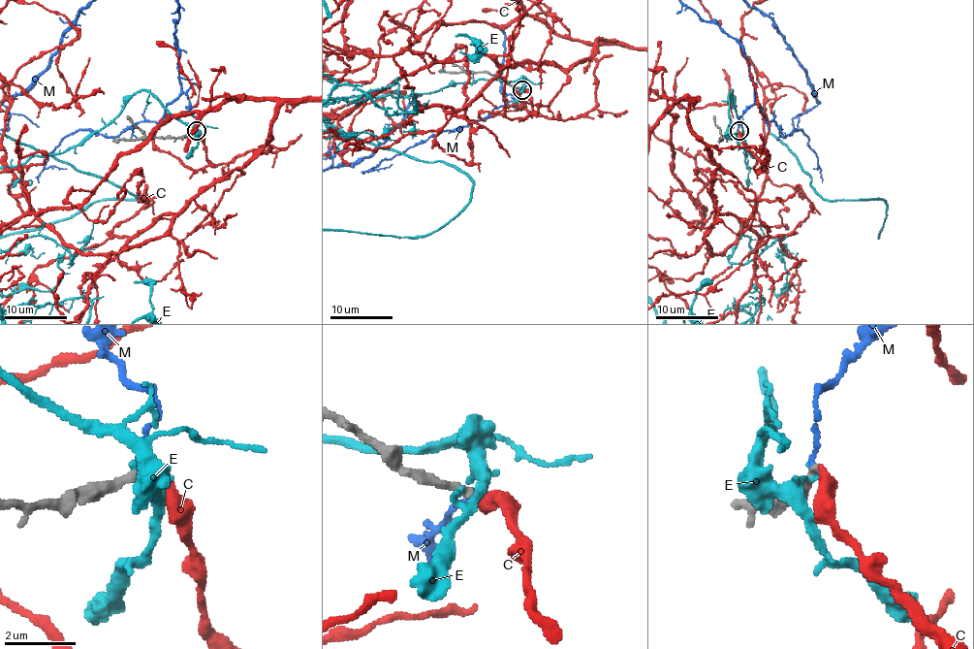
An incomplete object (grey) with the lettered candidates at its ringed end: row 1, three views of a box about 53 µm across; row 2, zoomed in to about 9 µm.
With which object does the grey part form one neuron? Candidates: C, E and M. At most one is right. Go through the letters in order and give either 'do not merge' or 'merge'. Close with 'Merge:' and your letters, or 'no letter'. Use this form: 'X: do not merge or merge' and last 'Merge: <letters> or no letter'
C: merge
E: do not merge
M: do not merge
Merge: C

